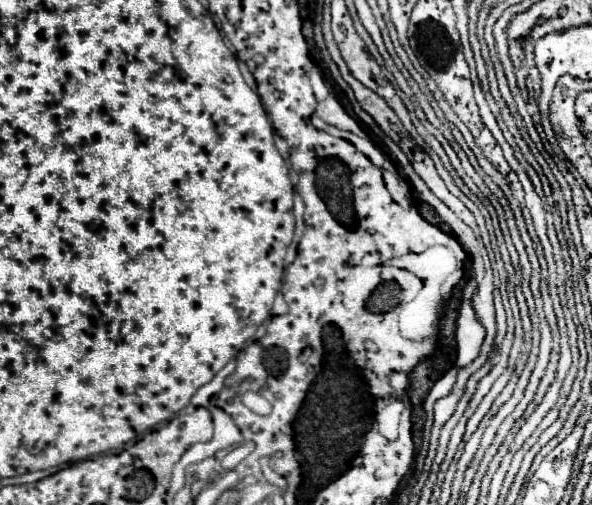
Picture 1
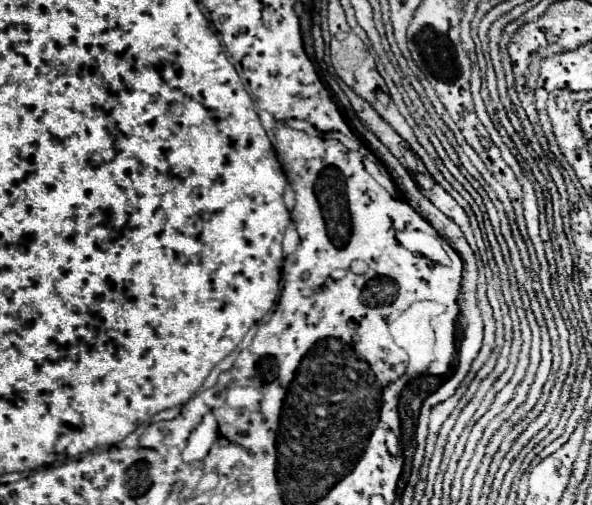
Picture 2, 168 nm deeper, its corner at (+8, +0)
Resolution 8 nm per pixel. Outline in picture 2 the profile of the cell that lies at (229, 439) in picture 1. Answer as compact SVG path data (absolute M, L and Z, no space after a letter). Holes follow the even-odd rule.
M208 412L202 422L196 426L196 430L190 434L188 438L188 446L182 452L182 460L184 462L194 462L194 460L202 460L212 444L220 438L220 430L218 430L218 422L214 418L212 412Z

